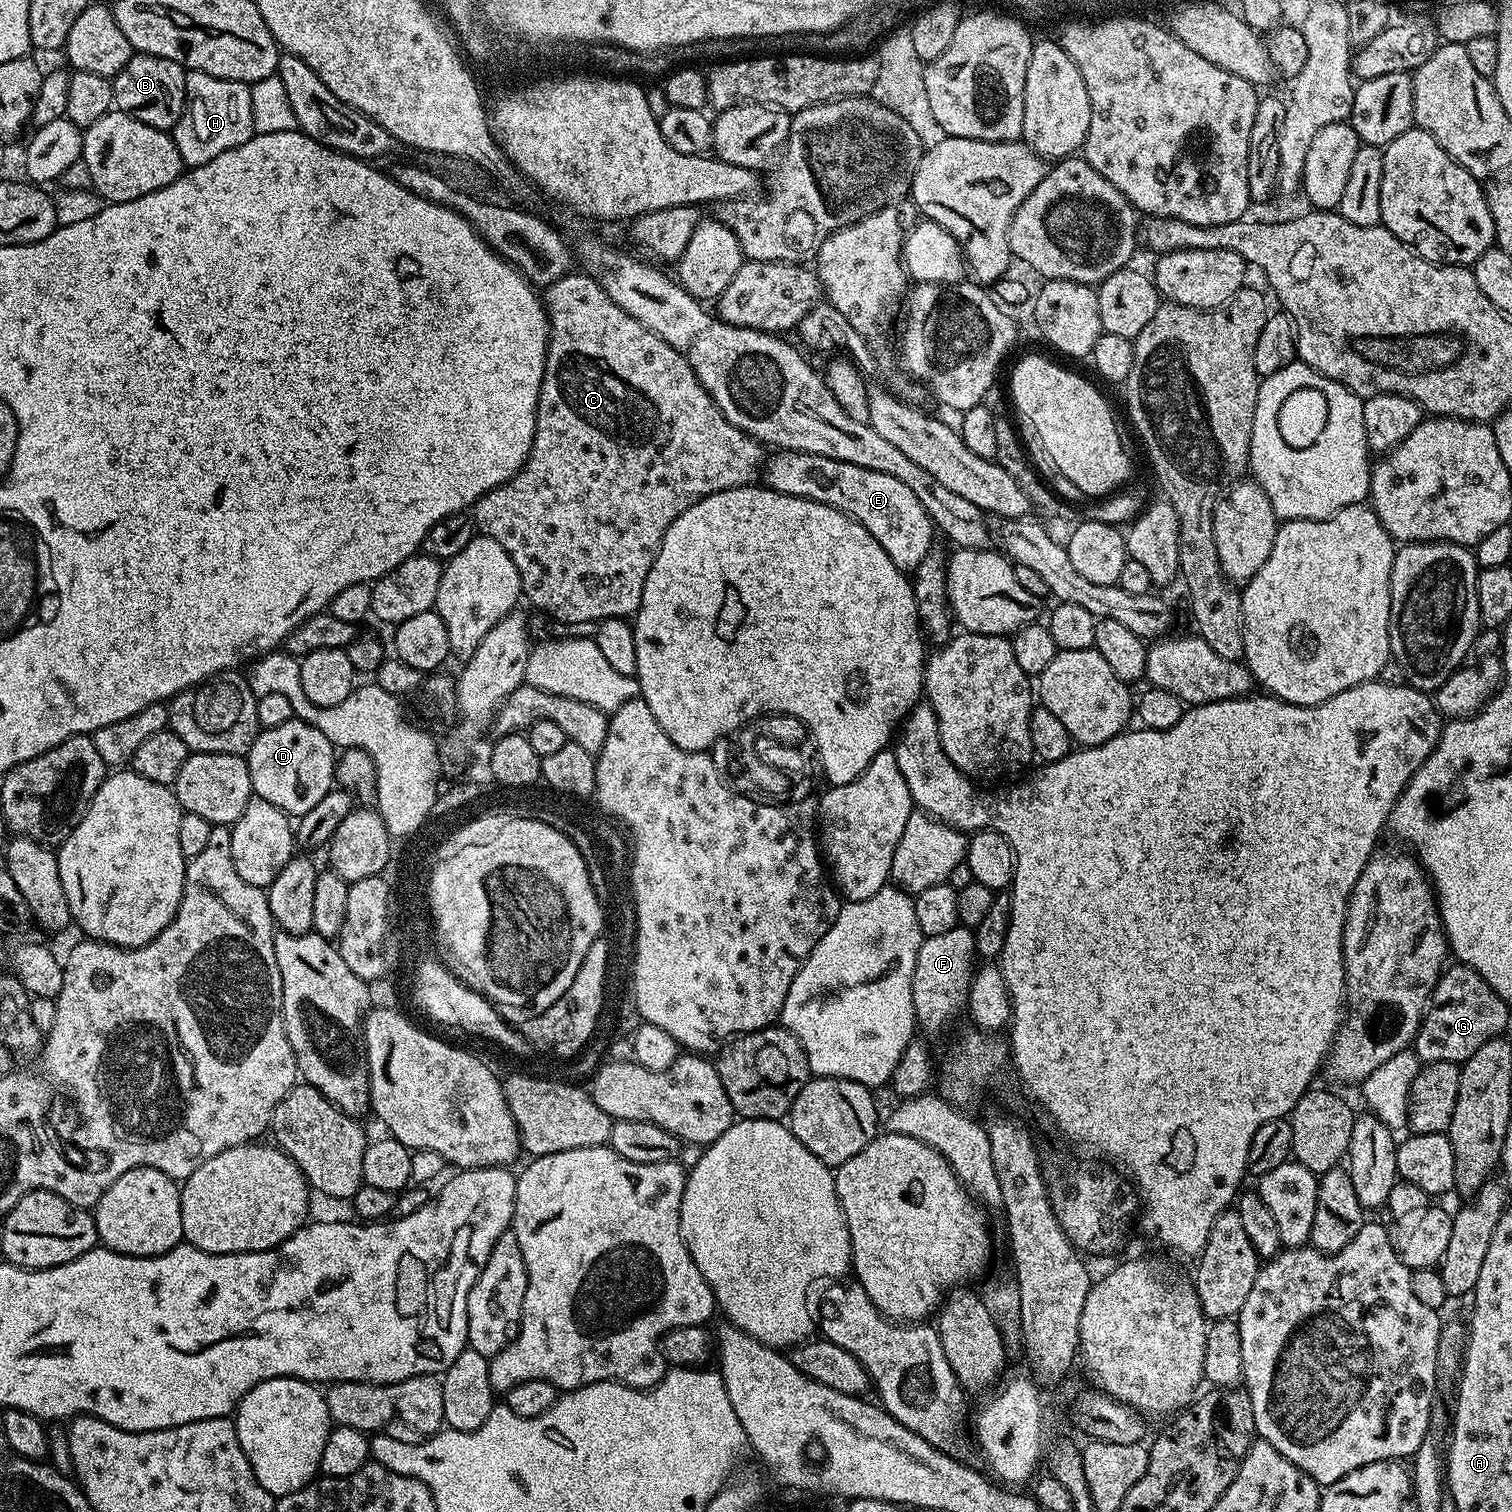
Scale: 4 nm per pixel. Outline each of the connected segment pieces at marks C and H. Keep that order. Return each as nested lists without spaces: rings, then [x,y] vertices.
[[[573,270],[567,276],[558,278],[553,284],[547,285],[543,289],[542,299],[544,308],[548,311],[548,330],[550,339],[548,342],[548,353],[546,354],[546,366],[544,367],[544,377],[542,378],[542,390],[538,398],[538,406],[536,407],[536,425],[534,426],[534,442],[530,446],[530,454],[526,458],[526,462],[518,470],[518,474],[514,474],[514,478],[510,478],[502,486],[498,486],[494,490],[490,490],[480,501],[474,506],[474,524],[478,529],[479,535],[494,538],[494,542],[498,542],[498,546],[502,546],[502,550],[506,550],[506,554],[510,554],[510,559],[514,561],[514,566],[518,566],[518,574],[520,575],[520,591],[525,601],[529,600],[536,608],[541,608],[544,612],[549,612],[552,616],[557,616],[560,620],[565,620],[568,624],[588,624],[599,622],[606,618],[635,617],[636,612],[640,609],[642,602],[642,586],[646,586],[646,574],[650,574],[650,566],[656,561],[656,555],[660,549],[662,538],[666,534],[666,530],[670,526],[670,522],[674,522],[674,518],[678,518],[678,514],[682,514],[682,510],[686,510],[690,506],[694,506],[694,502],[698,502],[702,498],[706,498],[710,494],[714,494],[718,490],[730,490],[731,488],[742,488],[753,483],[752,480],[761,475],[762,465],[766,459],[765,449],[760,441],[747,436],[738,426],[734,426],[728,421],[724,415],[718,410],[718,406],[713,402],[712,395],[702,386],[702,382],[698,382],[698,378],[694,374],[694,370],[690,366],[690,362],[685,358],[683,352],[674,350],[674,346],[670,346],[670,342],[666,342],[662,338],[658,338],[658,334],[654,334],[650,330],[646,330],[646,326],[642,326],[642,322],[638,322],[634,318],[630,318],[626,314],[626,310],[622,310],[622,306],[618,306],[611,298],[610,294],[606,294],[606,290],[596,281],[594,276],[585,274],[580,270]]]
[[[189,71],[186,75],[186,98],[188,102],[182,118],[170,132],[185,165],[210,162],[218,158],[218,154],[242,146],[254,135],[249,85],[237,80],[214,78],[205,72]]]

